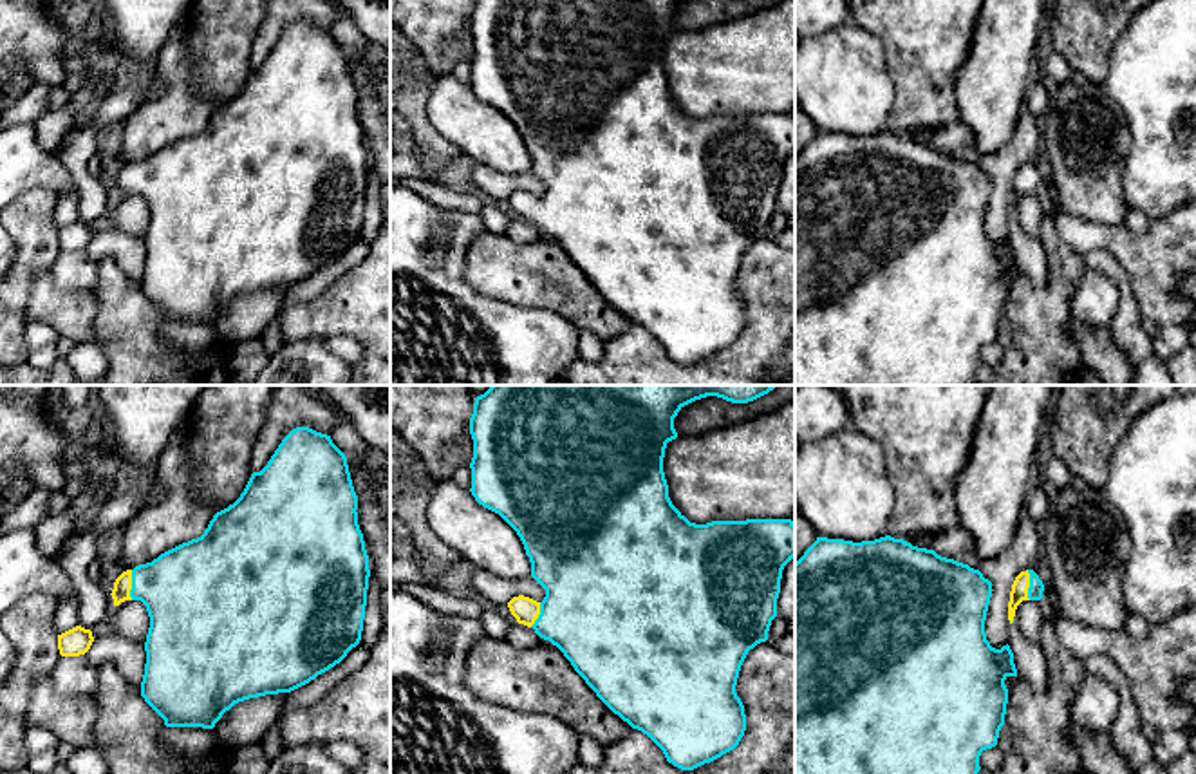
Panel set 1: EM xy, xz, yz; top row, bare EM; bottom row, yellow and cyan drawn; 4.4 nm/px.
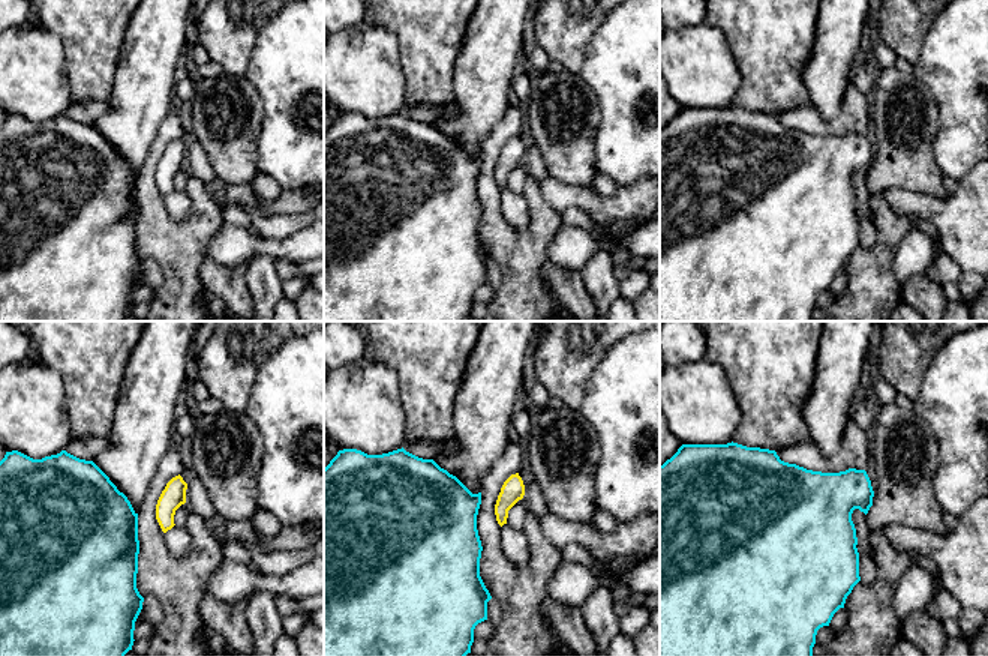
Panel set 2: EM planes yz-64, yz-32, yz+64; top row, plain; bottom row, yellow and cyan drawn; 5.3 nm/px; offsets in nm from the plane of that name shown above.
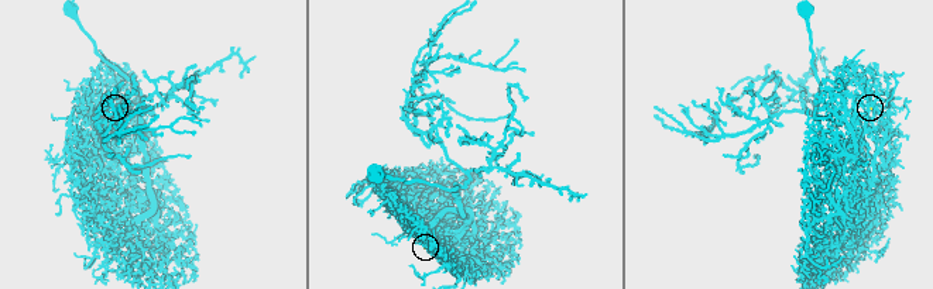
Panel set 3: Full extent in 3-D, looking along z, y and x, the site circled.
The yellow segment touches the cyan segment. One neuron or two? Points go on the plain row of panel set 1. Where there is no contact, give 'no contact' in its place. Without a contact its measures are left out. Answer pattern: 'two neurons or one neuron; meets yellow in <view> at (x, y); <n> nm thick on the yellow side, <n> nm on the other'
one neuron; meets yellow in xy at (130, 179); 80 nm thick on the yellow side, 400 nm on the other

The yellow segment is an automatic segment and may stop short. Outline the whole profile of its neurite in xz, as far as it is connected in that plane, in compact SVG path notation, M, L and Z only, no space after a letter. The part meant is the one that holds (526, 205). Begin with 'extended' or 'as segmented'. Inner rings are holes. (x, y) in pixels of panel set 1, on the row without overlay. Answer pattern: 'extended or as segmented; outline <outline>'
extended; outline M473 0L470 29L473 34L472 90L499 109L520 132L531 157L531 172L546 184L542 197L519 190L508 197L519 219L556 241L596 291L632 324L647 329L681 365L694 365L733 345L746 326L746 309L735 288L741 260L750 244L768 235L777 212L777 194L784 161L795 152L795 118L791 114L746 114L690 118L670 96L663 67L667 38L677 33L674 13L685 0Z

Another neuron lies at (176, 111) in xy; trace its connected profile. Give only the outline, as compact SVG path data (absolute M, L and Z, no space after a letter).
M190 9L175 24L157 58L154 78L161 83L161 90L123 121L121 159L132 165L201 132L217 109L213 101L199 96L190 87L188 27Z

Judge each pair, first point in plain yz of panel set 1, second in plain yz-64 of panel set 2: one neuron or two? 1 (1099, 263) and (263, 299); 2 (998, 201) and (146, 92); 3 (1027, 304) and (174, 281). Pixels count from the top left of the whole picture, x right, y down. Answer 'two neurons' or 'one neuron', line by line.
1: one neuron
2: two neurons
3: one neuron

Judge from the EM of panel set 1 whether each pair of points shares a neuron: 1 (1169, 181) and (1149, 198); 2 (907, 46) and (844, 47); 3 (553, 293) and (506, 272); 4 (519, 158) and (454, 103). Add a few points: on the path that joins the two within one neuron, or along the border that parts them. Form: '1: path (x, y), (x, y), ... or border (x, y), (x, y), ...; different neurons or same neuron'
1: path (1164, 183), (1155, 192); same neuron
2: border (855, 22), (882, 44), (886, 71), (893, 87); different neurons
3: path (542, 283), (535, 275), (517, 273); same neuron
4: path (503, 149), (470, 120); same neuron

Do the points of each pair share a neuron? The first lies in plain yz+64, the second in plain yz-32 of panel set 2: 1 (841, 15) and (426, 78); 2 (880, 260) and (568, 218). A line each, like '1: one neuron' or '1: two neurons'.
1: two neurons
2: two neurons

